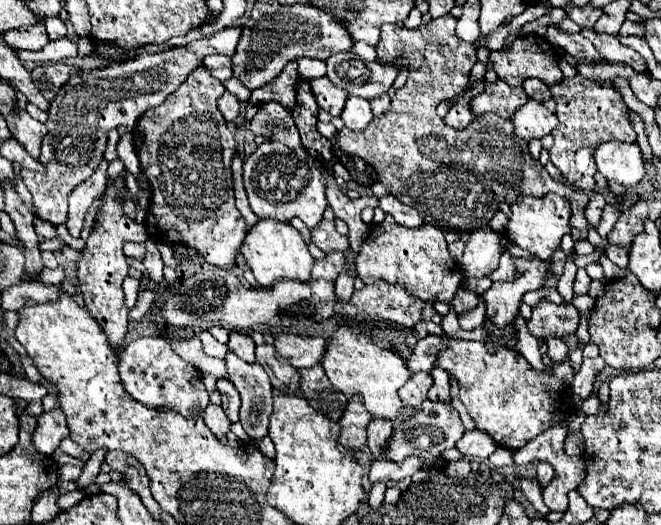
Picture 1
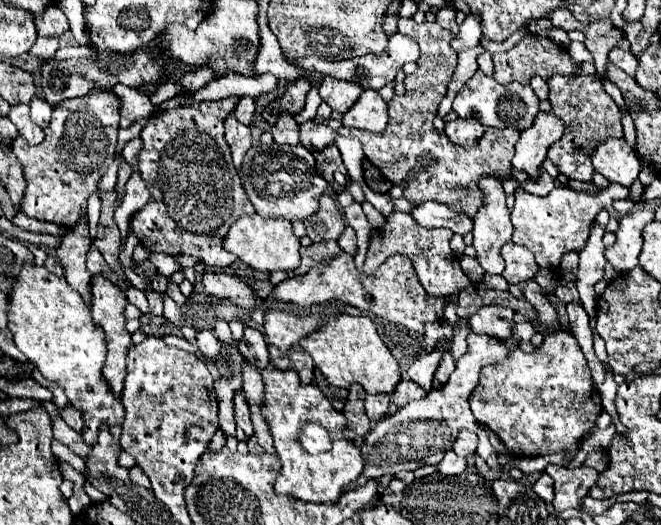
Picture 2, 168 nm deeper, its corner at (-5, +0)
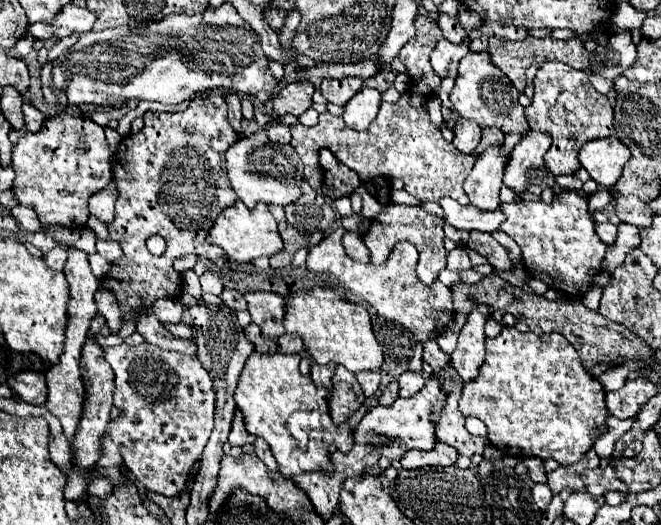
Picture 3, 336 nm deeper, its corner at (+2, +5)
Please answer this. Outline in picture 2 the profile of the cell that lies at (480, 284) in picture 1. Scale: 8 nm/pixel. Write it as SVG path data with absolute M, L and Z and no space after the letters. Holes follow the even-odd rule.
M485 274L481 278L480 282L491 289L500 290L500 291L507 291L508 290L508 283L504 279L504 277L502 277L501 275L491 276L489 274Z

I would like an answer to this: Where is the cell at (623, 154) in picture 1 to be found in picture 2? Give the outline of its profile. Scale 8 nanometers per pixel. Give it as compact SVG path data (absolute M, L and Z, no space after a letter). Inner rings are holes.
M608 139L592 153L592 165L608 181L632 185L638 179L642 163L636 151L624 139Z

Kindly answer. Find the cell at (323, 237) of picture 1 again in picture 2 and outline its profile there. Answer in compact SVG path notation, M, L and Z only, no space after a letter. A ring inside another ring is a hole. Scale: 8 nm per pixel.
M330 195L320 197L320 211L304 221L308 237L314 243L328 241L328 239L338 239L340 233L344 231L344 217L340 207Z

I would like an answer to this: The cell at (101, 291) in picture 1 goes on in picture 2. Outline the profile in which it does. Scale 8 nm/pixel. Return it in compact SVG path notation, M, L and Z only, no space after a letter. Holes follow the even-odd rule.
M98 273L92 277L92 317L96 323L102 325L104 333L106 333L106 347L108 347L108 357L106 357L106 363L104 363L104 377L108 379L110 387L120 393L122 391L122 385L124 385L124 377L126 377L126 355L132 347L132 337L126 329L126 317L124 317L124 309L128 305L128 299L124 295L124 291L114 285L106 275Z

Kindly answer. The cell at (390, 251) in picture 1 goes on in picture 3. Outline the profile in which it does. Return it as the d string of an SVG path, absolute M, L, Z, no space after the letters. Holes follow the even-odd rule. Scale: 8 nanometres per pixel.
M391 204L391 206L385 206L379 216L375 216L369 232L363 236L363 242L365 246L371 250L371 262L373 264L383 264L391 250L395 248L397 242L401 240L407 240L411 242L417 252L419 252L419 264L417 264L417 276L423 284L433 284L439 276L439 272L445 268L445 248L443 248L443 220L433 216L433 214L427 214L423 208L415 208L415 206L397 206L397 204Z

